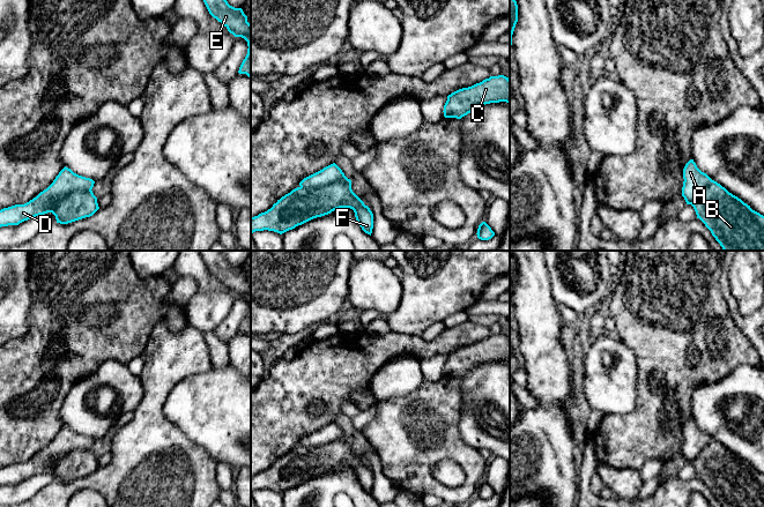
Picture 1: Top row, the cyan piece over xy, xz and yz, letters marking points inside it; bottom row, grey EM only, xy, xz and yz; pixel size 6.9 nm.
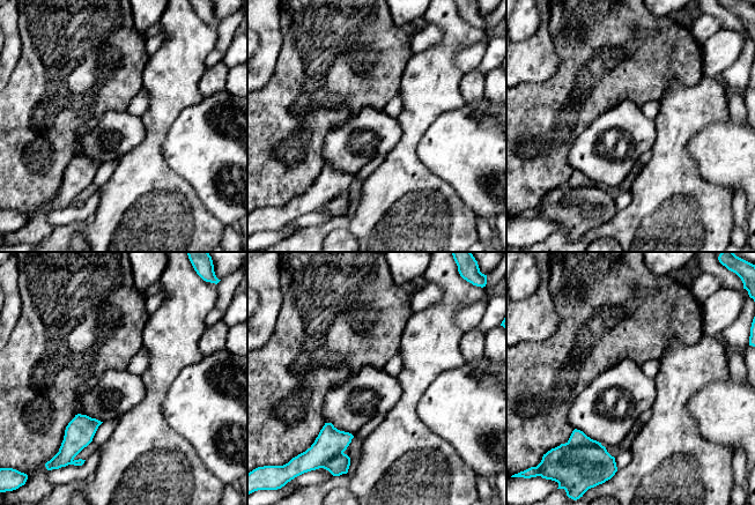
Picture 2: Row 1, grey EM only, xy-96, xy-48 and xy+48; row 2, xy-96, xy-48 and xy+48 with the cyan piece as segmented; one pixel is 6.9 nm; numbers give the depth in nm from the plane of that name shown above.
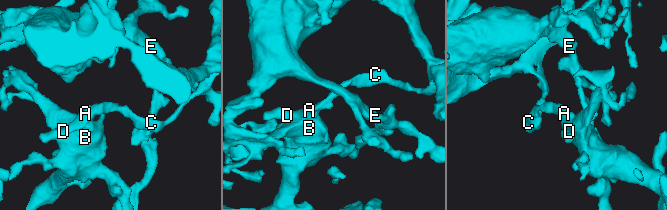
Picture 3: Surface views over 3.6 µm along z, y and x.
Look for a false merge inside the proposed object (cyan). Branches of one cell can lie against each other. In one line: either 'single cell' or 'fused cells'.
fused cells

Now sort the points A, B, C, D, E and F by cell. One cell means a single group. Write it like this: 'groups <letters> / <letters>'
groups A C D E / B F

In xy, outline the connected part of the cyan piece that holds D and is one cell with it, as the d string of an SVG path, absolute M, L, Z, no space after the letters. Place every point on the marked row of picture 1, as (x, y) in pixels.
M65 166L53 182L36 197L24 204L1 209L0 228L18 225L36 216L51 213L53 206L59 203L67 194L74 191L91 191L94 184L92 179L79 176Z

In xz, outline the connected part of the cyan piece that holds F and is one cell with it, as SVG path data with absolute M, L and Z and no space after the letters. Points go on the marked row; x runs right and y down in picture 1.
M348 178L319 188L292 189L270 209L251 217L251 233L268 230L282 234L340 208L353 209L362 230L371 236L373 214L353 192L351 180Z

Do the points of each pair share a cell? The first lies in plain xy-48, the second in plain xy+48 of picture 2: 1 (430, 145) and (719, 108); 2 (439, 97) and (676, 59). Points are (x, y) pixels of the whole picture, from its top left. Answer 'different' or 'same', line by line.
1: different
2: different

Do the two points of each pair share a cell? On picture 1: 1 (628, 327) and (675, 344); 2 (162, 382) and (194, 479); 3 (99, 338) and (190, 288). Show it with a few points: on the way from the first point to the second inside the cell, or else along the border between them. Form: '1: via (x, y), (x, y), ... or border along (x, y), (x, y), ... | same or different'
1: via (639, 327), (647, 327), (664, 333) | same
2: via (156, 407), (156, 441), (170, 455) | same
3: border along (170, 284), (164, 302), (178, 304), (183, 308) | different

